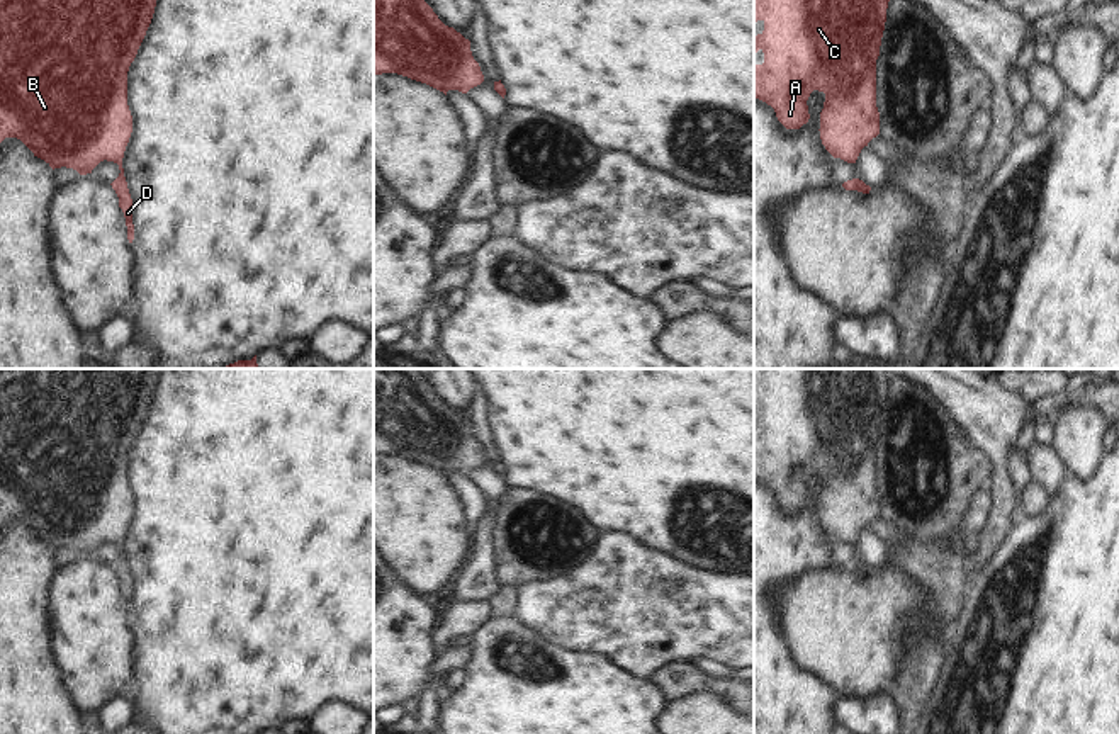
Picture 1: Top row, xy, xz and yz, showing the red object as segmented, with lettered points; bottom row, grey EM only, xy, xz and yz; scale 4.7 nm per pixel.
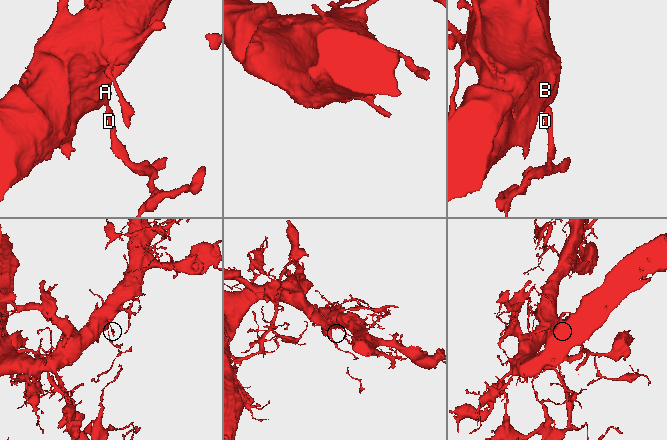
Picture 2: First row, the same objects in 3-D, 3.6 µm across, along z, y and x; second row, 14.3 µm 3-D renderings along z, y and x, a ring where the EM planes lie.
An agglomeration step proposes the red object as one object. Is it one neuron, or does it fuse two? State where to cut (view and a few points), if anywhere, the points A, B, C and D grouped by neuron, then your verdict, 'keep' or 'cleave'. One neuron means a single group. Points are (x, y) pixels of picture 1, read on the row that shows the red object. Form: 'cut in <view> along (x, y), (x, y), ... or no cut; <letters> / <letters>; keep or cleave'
no cut; A B C D; keep

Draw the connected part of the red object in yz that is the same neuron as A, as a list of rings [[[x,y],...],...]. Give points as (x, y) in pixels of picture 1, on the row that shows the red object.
[[[754,0],[754,27],[764,22],[764,31],[754,36],[754,56],[761,49],[764,63],[754,65],[754,99],[771,105],[786,129],[800,129],[808,122],[807,100],[813,90],[825,93],[820,112],[820,139],[825,150],[847,163],[856,163],[861,150],[880,134],[876,107],[876,59],[886,22],[890,0]]]

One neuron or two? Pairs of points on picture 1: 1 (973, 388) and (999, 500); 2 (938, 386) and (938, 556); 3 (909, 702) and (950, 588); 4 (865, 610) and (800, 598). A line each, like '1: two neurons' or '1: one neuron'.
1: one neuron
2: two neurons
3: one neuron
4: one neuron

